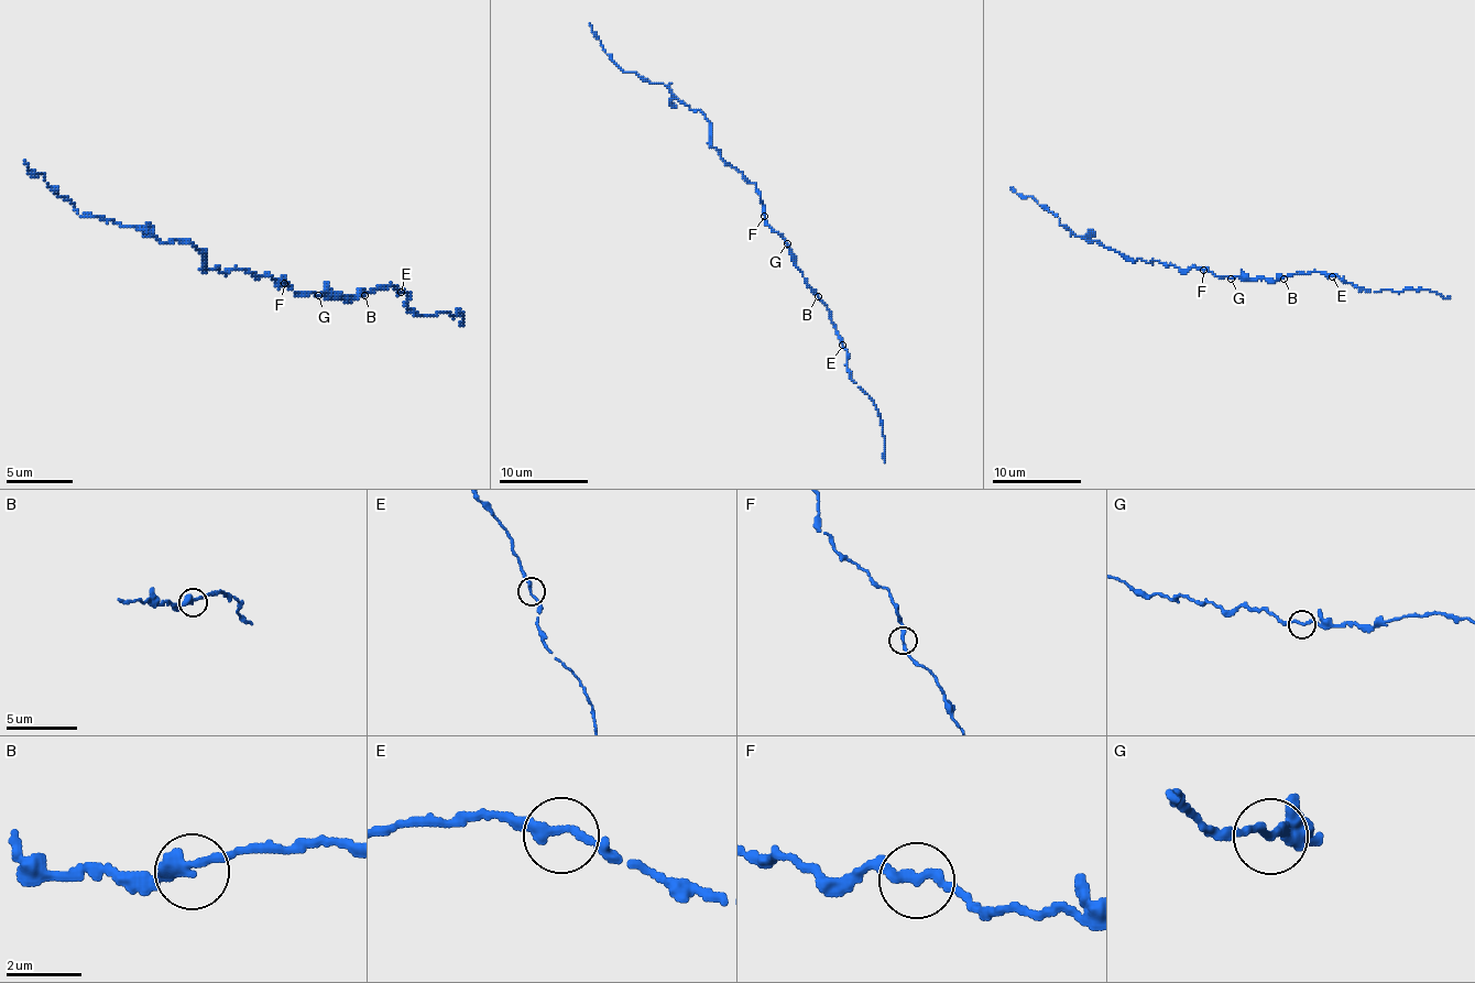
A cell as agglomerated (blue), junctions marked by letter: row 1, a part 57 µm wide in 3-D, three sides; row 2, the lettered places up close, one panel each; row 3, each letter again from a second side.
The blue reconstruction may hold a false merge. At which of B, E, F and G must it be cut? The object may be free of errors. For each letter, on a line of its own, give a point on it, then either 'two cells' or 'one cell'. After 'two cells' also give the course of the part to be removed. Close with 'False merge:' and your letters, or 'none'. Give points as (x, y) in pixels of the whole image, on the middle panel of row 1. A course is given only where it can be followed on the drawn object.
B: at (818, 296); one cell
E: at (842, 345); one cell
F: at (764, 216); one cell
G: at (787, 243); one cell
False merge: none

